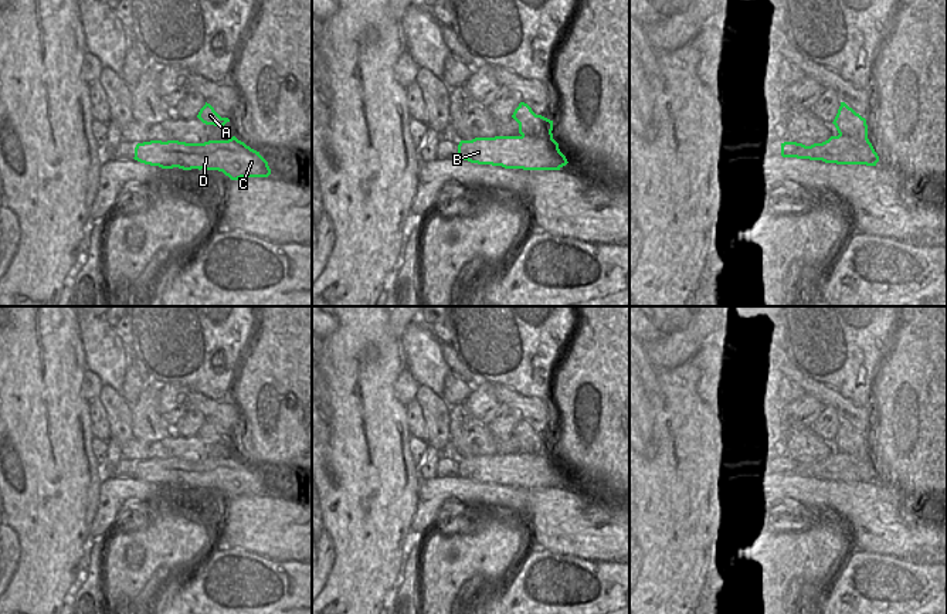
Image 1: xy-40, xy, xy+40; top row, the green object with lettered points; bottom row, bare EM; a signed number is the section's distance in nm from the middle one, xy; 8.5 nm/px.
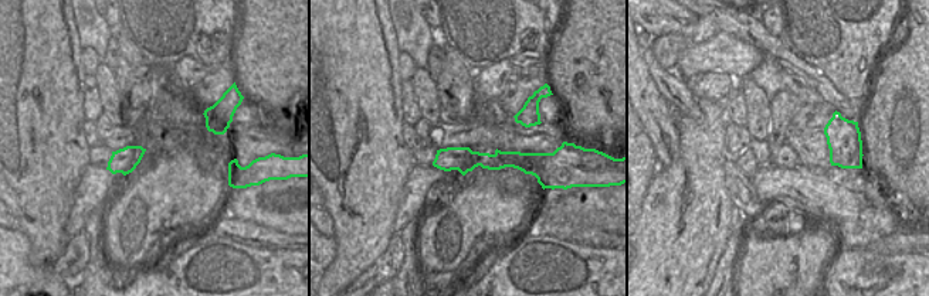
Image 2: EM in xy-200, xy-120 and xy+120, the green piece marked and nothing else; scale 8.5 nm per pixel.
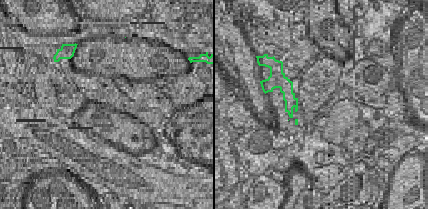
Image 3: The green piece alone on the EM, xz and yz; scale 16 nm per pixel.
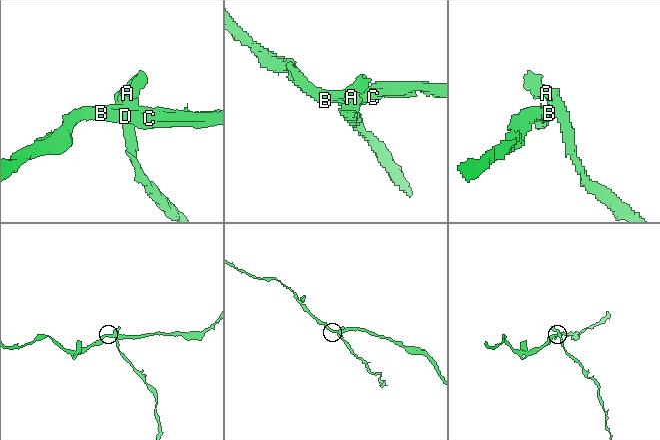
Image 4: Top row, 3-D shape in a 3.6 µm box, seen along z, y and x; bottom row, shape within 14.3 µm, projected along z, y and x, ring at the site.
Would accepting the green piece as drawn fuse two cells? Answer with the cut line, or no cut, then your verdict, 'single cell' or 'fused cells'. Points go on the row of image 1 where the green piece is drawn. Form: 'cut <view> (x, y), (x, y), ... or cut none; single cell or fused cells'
cut xy (522, 134), (552, 139); fused cells

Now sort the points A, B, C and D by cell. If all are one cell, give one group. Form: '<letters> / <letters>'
A / B C D

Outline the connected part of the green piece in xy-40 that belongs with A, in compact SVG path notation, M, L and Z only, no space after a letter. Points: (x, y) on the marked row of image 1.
M206 102L206 105L200 109L197 118L206 125L224 126L230 122L228 118L221 118L214 108Z

